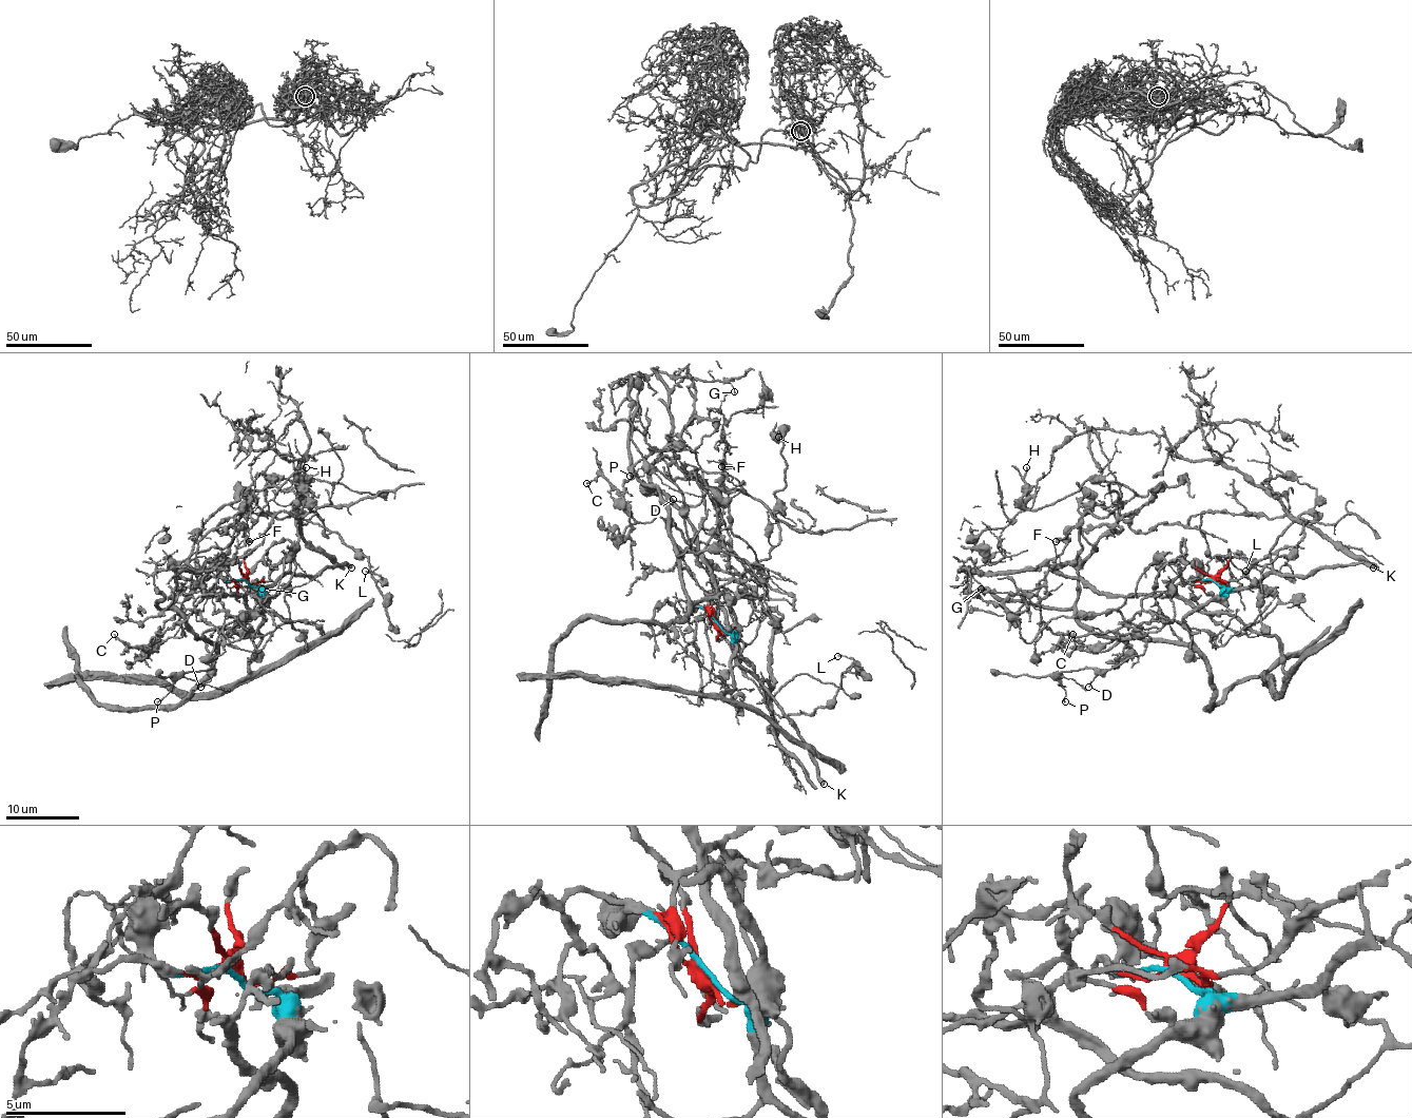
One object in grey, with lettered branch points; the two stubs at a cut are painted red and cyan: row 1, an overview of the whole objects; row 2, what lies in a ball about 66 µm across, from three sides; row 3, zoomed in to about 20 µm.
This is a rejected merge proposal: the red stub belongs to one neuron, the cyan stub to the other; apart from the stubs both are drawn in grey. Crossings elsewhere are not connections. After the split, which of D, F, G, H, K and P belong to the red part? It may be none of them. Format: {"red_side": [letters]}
{"red_side": ["F", "G"]}

